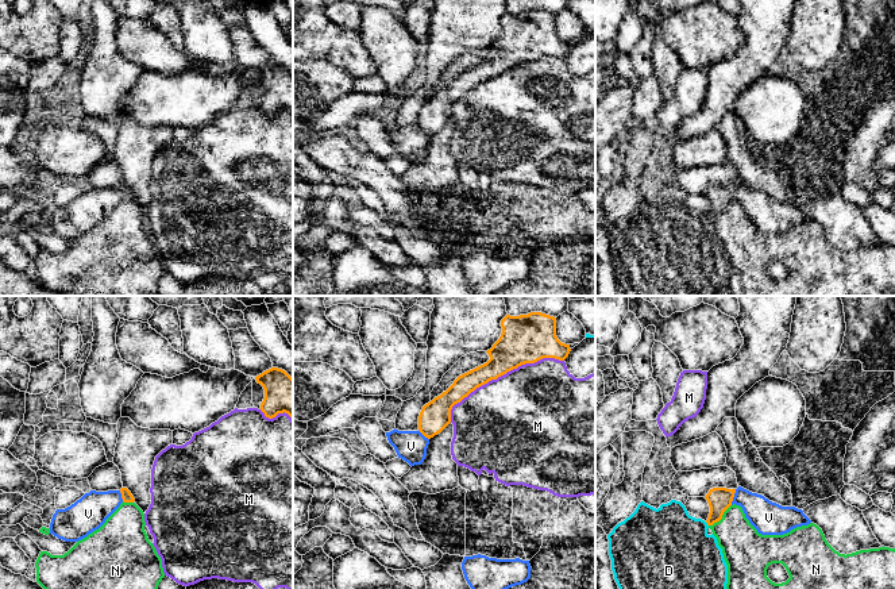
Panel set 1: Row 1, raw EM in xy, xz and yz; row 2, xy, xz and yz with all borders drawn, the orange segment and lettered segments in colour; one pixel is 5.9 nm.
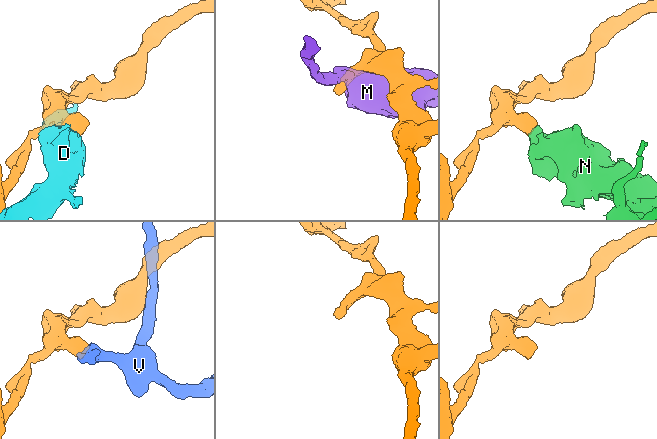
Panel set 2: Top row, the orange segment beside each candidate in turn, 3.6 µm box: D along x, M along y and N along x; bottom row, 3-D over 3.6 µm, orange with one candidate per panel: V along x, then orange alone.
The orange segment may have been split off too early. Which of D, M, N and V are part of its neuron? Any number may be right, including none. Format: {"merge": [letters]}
{"merge": []}

